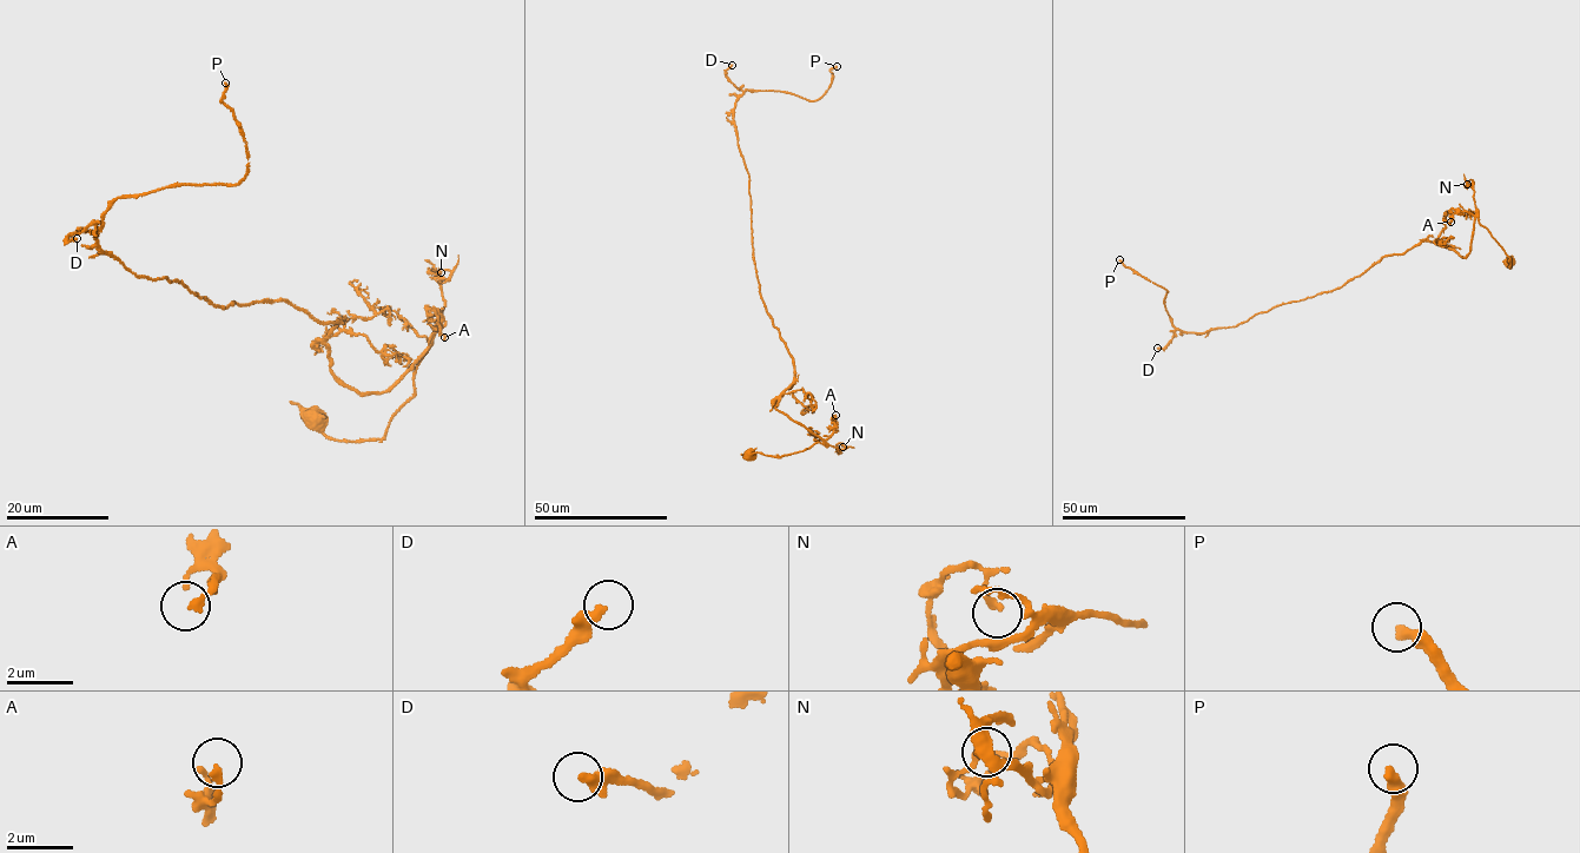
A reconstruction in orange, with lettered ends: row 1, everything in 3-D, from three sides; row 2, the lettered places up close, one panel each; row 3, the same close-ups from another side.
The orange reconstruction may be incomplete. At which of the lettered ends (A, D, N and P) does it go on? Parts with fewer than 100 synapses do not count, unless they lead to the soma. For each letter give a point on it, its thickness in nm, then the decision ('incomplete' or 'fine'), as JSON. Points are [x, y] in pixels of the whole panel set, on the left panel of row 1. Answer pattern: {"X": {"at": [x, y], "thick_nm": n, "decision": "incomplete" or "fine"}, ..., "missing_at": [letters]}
{"A": {"at": [444, 337], "thick_nm": 170, "decision": "fine"}, "D": {"at": [77, 238], "thick_nm": 340, "decision": "fine"}, "N": {"at": [441, 272], "thick_nm": 190, "decision": "fine"}, "P": {"at": [225, 83], "thick_nm": 340, "decision": "incomplete"}, "missing_at": ["P"]}

